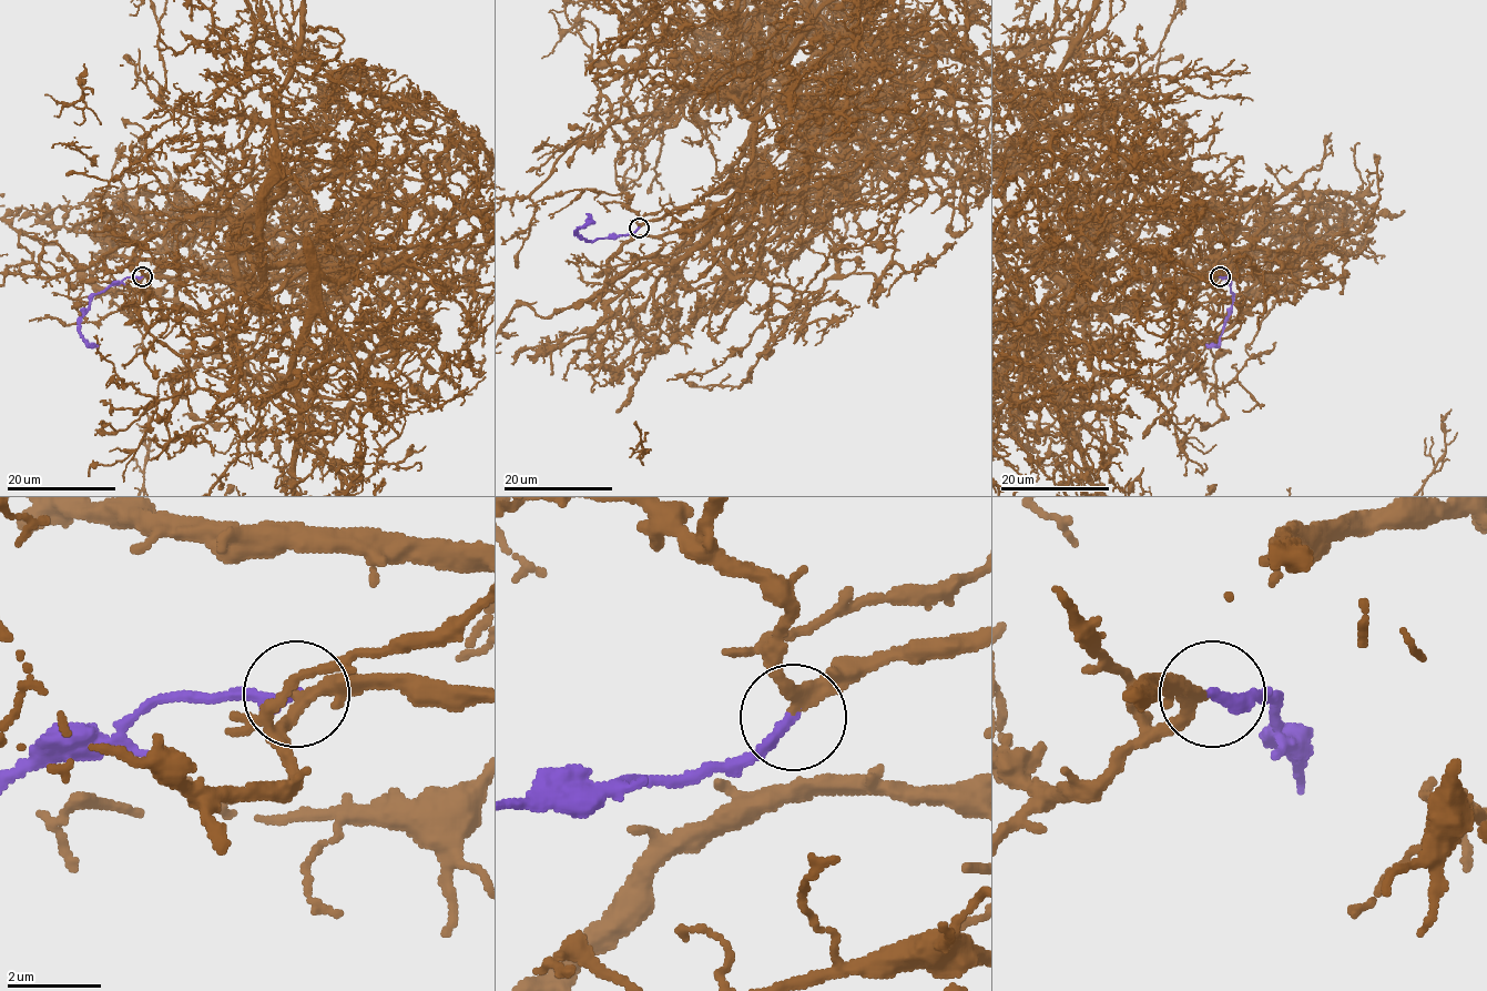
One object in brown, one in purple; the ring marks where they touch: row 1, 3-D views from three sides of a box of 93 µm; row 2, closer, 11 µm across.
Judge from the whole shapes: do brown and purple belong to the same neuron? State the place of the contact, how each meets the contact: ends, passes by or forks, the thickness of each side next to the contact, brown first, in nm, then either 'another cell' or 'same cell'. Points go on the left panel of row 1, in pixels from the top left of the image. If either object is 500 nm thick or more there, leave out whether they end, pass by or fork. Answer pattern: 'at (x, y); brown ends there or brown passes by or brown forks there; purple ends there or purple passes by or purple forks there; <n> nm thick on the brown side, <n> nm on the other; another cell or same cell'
at (142, 276); brown passes by; purple ends there; 240 nm thick on the brown side, 220 nm on the other; same cell

